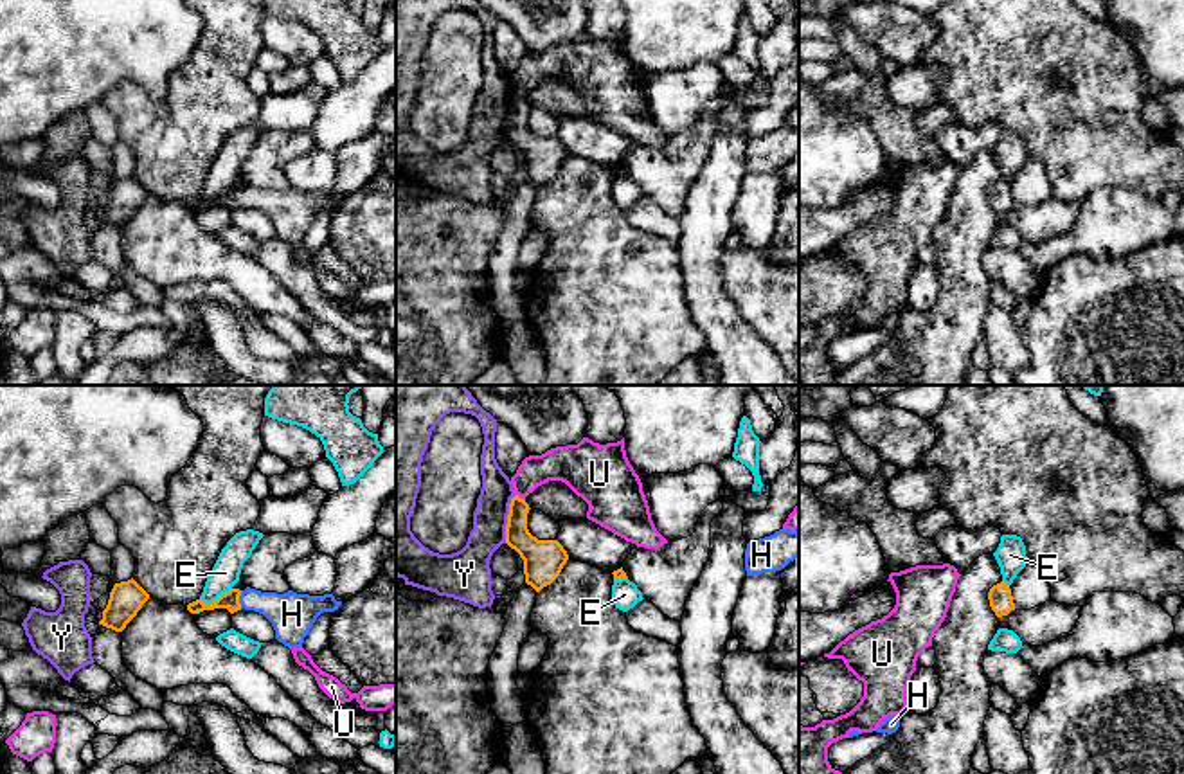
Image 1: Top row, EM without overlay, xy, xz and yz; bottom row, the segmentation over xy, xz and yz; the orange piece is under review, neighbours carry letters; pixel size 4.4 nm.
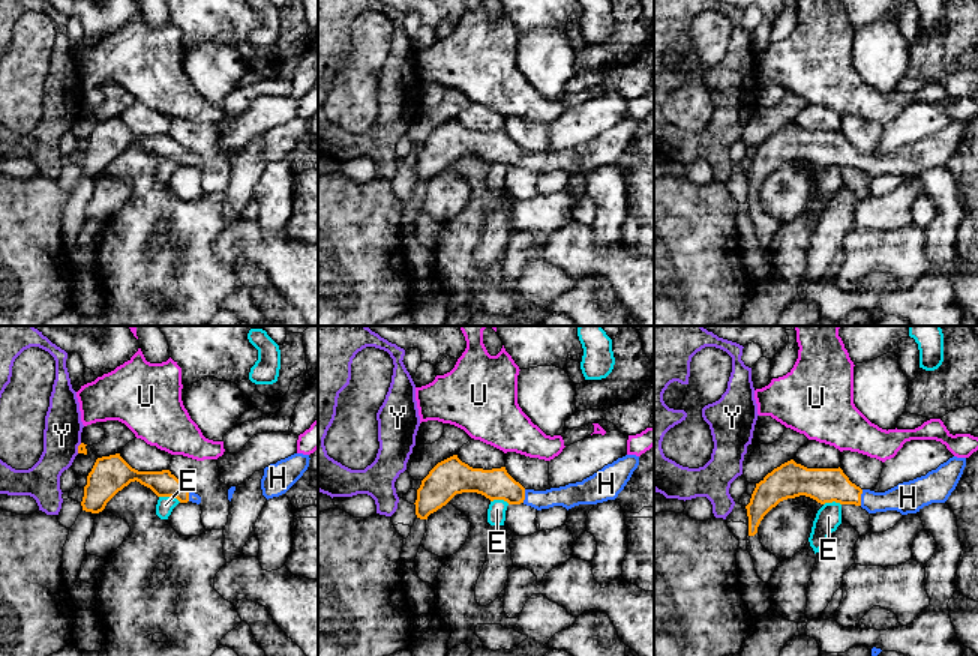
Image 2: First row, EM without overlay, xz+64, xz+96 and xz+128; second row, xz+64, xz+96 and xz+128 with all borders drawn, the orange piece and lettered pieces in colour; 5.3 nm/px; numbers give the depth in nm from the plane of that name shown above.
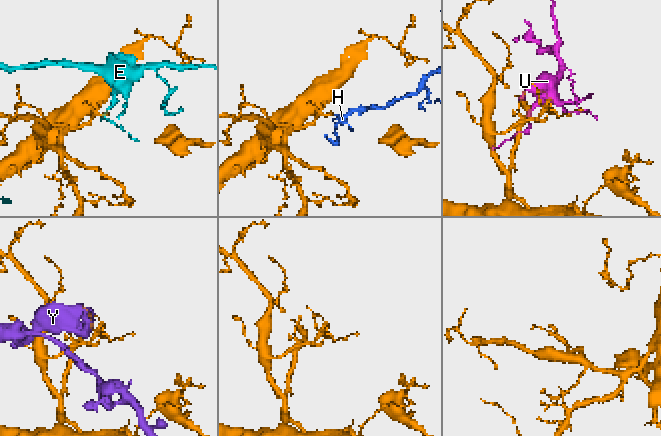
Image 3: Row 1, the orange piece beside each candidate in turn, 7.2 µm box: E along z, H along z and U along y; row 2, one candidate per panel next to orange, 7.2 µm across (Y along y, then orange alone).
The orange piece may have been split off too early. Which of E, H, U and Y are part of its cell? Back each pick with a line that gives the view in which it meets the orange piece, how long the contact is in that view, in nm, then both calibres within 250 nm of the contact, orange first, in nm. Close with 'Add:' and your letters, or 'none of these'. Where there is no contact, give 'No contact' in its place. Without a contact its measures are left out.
H: Touches orange in xy. Shared border 80 nm. Thickness 80 nm (orange) against 200 nm
Add: H

